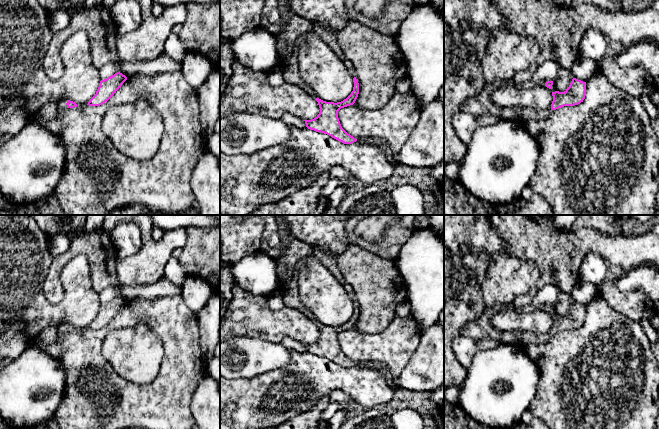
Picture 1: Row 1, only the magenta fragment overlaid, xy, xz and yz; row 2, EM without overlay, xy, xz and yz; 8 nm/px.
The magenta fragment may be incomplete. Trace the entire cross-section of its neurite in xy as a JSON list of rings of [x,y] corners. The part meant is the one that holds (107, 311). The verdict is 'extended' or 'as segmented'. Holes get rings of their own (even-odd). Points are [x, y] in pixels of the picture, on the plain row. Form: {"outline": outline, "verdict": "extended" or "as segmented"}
{"outline": [[[120,296],[101,304],[96,318],[89,324],[89,330],[100,330],[107,326],[114,317],[122,310],[127,304],[127,301]]], "verdict": "as segmented"}

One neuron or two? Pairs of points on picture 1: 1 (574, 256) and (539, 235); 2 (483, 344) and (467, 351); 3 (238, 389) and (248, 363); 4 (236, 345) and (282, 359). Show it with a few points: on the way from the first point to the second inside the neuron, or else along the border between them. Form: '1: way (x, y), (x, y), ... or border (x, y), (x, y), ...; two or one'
1: way (565, 256), (560, 256), (548, 244); one
2: way (479, 345), (471, 347); one
3: border (265, 372), (253, 377), (230, 379); two
4: way (247, 356), (271, 356); one

